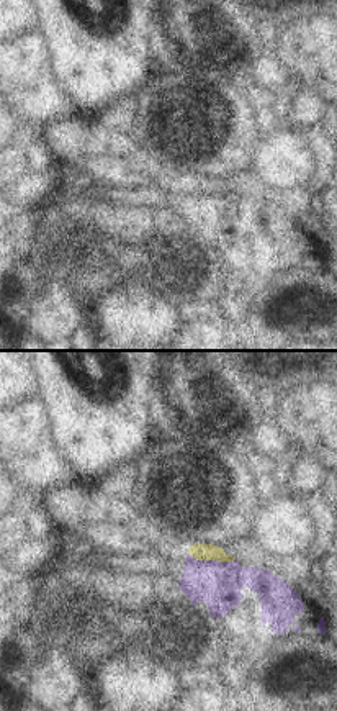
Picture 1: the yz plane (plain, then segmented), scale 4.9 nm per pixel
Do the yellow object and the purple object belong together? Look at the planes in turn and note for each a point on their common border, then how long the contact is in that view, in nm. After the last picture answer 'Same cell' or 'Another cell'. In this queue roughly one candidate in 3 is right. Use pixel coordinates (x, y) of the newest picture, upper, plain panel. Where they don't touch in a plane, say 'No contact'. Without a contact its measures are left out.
Touches yellow at (211, 192). Shared border 240 nm

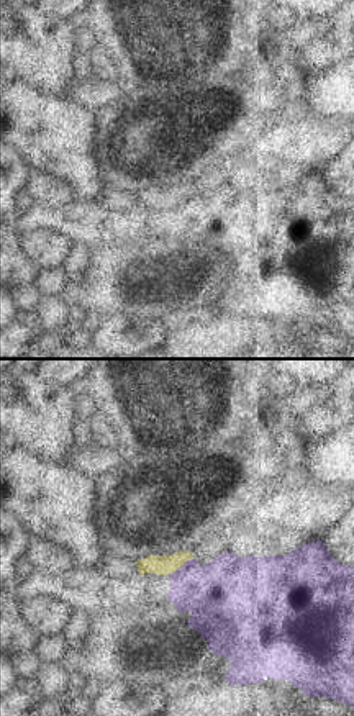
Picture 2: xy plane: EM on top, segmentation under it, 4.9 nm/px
Touches yellow at (182, 197). Shared border 130 nm

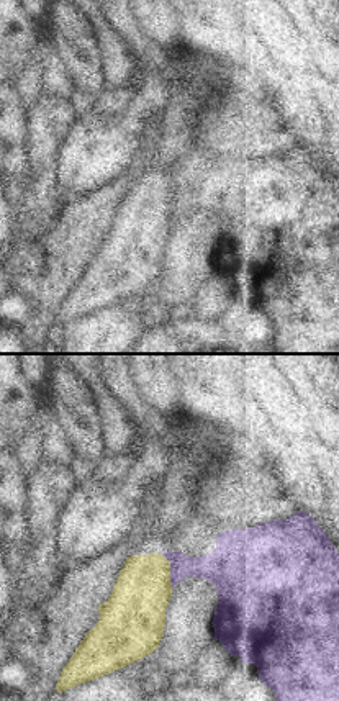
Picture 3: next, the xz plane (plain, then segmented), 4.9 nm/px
Touches yellow at (169, 203). Shared border 180 nm

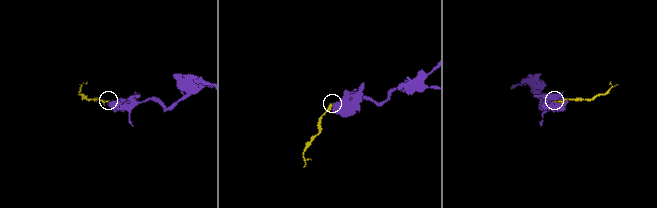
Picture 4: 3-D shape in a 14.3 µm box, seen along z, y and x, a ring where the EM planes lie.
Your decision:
Another cell

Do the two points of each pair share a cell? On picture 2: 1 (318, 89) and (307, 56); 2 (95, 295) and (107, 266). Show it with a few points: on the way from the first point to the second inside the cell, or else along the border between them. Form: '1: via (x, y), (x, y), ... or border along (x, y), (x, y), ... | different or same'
1: border along (336, 64), (304, 81) | different
2: via (102, 289), (107, 284), (107, 272) | same

